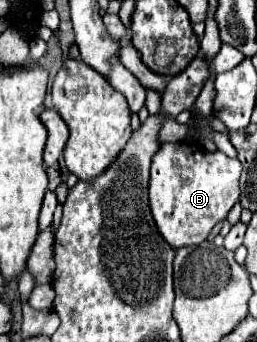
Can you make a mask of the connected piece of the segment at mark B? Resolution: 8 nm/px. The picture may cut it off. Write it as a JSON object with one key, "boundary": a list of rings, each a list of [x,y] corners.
{"boundary":[[[176,142],[162,144],[152,158],[148,200],[150,212],[160,236],[174,248],[202,244],[210,230],[226,218],[240,196],[240,172],[238,158],[230,158],[222,152],[204,152],[196,144]]]}

